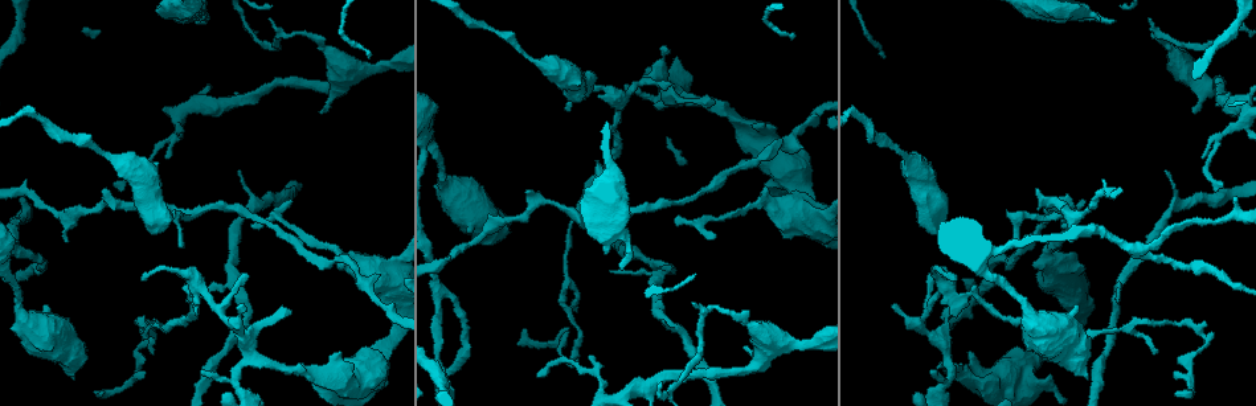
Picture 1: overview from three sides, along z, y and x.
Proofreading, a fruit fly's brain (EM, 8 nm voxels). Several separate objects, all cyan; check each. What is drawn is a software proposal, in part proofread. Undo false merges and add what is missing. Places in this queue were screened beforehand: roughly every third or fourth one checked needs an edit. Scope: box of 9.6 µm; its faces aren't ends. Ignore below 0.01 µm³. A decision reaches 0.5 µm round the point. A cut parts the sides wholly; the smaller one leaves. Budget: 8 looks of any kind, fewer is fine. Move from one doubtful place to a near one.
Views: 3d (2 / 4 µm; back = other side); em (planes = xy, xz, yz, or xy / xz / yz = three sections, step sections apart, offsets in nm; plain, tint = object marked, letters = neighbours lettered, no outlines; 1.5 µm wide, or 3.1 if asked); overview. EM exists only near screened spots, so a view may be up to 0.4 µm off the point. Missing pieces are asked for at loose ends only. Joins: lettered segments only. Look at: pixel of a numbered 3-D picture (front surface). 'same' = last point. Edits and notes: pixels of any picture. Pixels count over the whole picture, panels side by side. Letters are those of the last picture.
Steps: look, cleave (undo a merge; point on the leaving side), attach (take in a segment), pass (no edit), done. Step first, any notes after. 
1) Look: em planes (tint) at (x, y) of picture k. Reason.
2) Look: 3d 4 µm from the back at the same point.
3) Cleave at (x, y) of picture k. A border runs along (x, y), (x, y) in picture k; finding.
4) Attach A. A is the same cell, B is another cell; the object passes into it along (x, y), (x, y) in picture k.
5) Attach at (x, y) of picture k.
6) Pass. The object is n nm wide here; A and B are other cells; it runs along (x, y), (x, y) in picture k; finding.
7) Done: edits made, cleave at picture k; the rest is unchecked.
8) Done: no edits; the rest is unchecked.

Look: 3d 4 µm at (393, 330) of picture 1. A narrow waist.

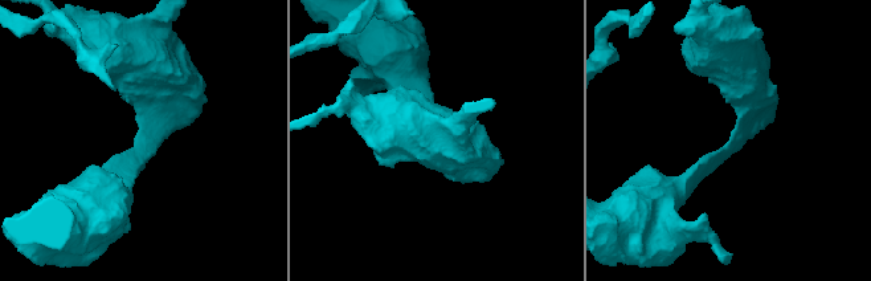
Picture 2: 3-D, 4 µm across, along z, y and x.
Look: em xz step 4 (tint) at (732, 142) of picture 2. Shape alone is not enough.

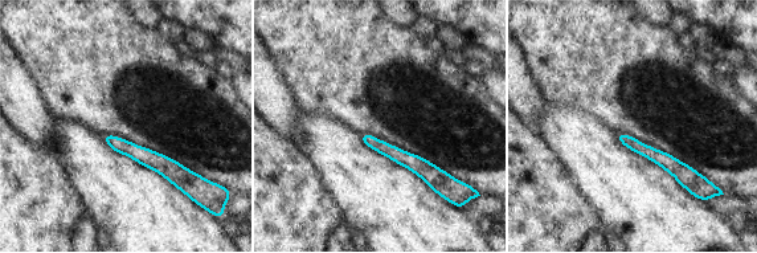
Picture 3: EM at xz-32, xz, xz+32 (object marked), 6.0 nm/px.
Look: em yz step 4 (letters) at the same point. Another direction.

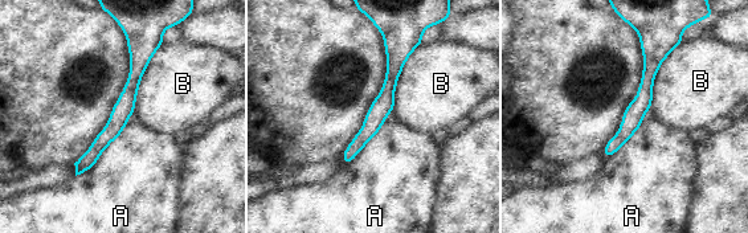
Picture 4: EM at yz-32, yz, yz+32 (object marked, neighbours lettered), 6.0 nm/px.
Pass. A and B are other cells; a border runs along (129, 123), (98, 160), (76, 176) in picture 4; one cell here.

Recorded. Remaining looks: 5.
Look: 3d 2 µm at (1128, 327) of picture 1. Branch point.

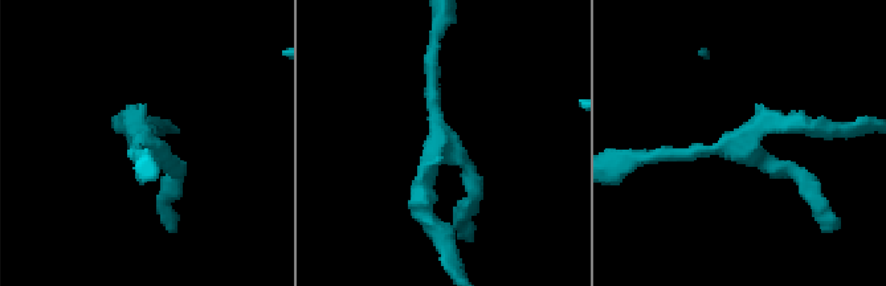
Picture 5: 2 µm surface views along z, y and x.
Look: em planes (letters) at (139, 140) of picture 5. Shape alone is not enough.

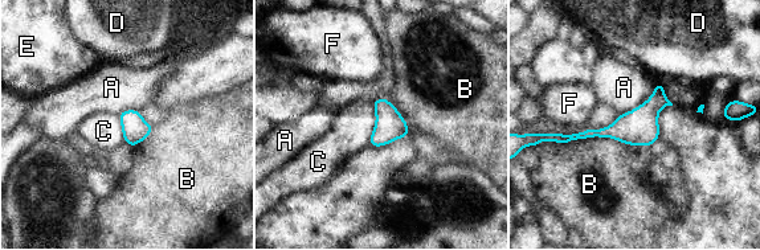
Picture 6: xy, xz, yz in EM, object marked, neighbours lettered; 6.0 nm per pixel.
Pass. The longest contact is with B, 500 nm; A, B, C, D, E and F are other cells; a border runs along (372, 103), (375, 123), (367, 146) in picture 6; one cell here.

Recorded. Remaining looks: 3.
Look: 3d 2 µm at (556, 206) of picture 1.

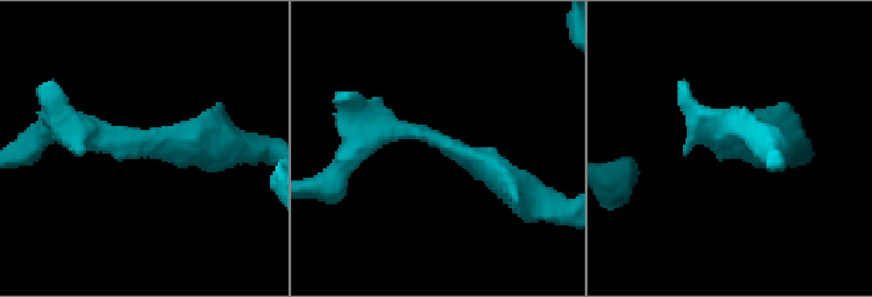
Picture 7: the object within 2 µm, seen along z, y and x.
Look: em planes (letters) at (723, 141) of picture 7. The arms are 200, 240 nm wide.

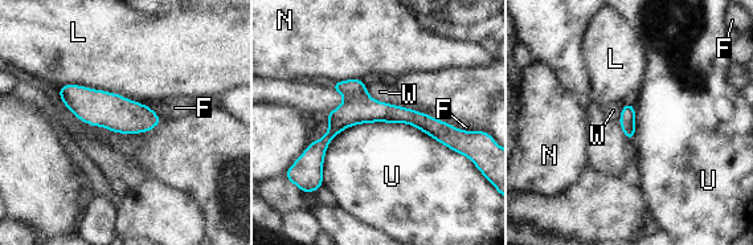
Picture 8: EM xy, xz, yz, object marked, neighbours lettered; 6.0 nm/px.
Pass. The object is 100 nm wide here; F, L, N, U and W are other cells; a border runs along (463, 156), (361, 122), (322, 184) in picture 8; one cell here.

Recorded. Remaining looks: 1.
Done: no edits; the rest is unchecked.

